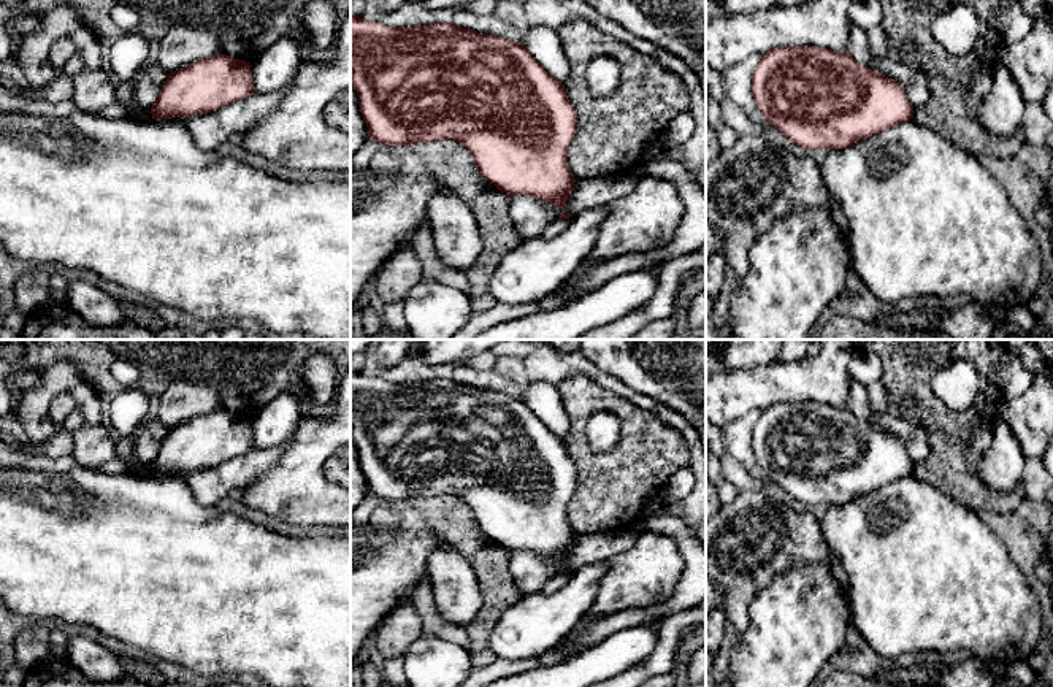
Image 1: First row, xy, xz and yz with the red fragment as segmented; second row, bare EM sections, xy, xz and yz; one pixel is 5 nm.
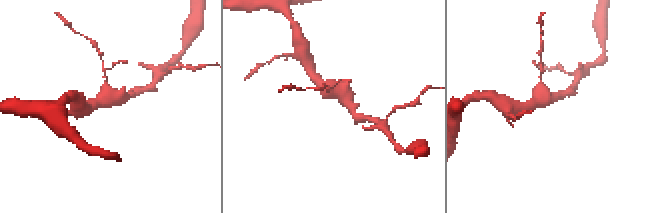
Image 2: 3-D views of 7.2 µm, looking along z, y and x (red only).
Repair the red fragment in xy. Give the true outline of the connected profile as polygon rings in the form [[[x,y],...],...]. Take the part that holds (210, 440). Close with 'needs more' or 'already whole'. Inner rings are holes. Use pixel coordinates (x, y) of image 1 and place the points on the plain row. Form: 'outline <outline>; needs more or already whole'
outline [[[217,409],[167,430],[151,470],[152,474],[206,470],[252,449],[251,417]]]; already whole

